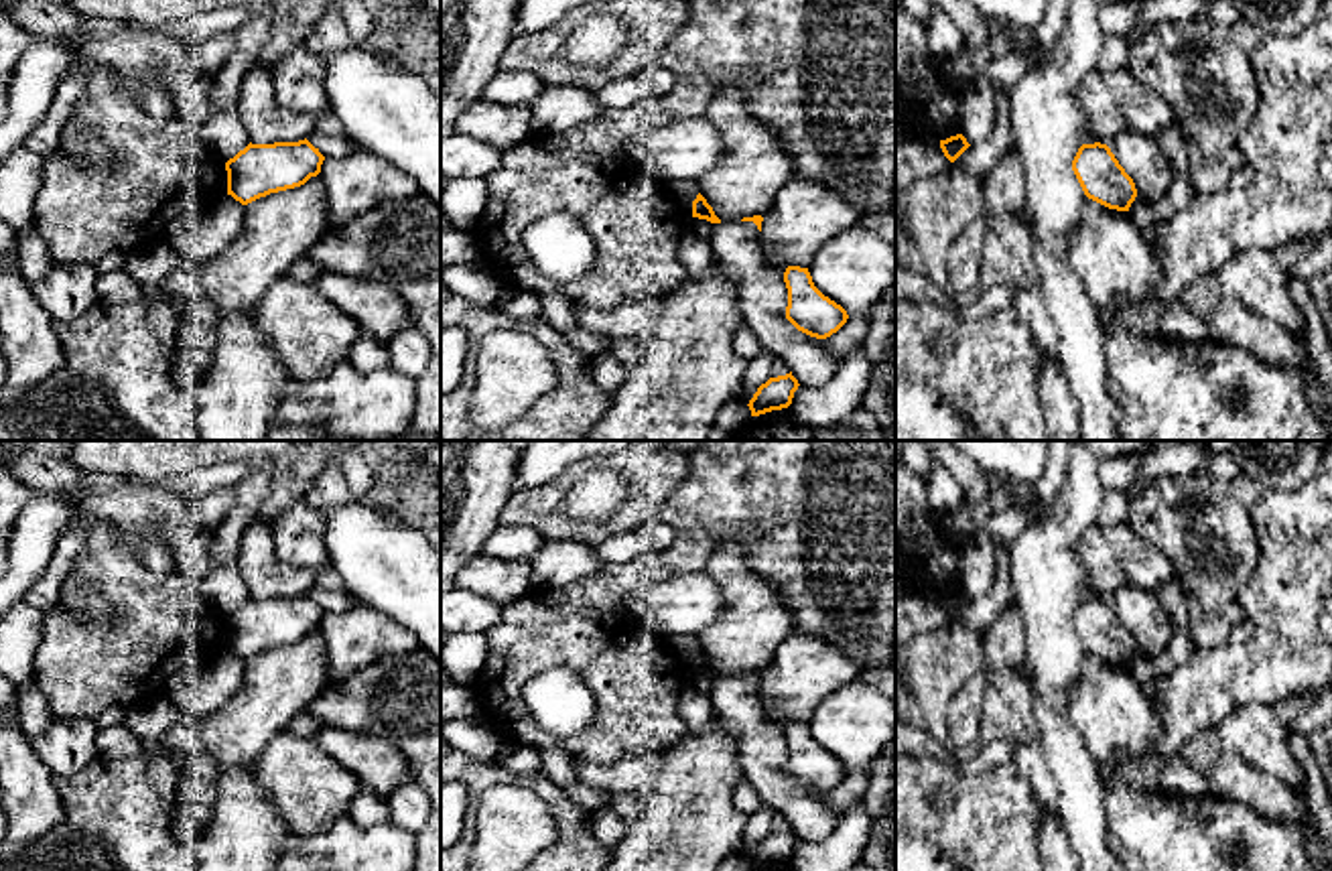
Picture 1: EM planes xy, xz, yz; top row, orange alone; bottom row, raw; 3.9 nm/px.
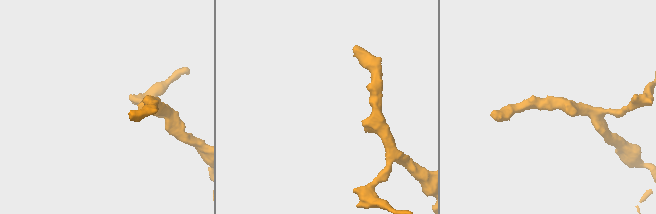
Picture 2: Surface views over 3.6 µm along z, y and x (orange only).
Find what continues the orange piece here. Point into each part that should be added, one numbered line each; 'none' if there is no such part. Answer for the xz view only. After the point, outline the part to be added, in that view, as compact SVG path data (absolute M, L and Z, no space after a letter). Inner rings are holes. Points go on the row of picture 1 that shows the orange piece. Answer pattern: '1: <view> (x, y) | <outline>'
none

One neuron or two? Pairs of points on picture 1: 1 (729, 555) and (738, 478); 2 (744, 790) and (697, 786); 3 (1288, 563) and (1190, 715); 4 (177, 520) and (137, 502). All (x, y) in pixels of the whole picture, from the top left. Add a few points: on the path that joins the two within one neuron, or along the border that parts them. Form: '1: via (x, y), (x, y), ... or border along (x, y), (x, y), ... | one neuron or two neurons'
1: border along (717, 545), (750, 534), (746, 561), (762, 577) | two neurons
2: border along (742, 778), (734, 788), (734, 805), (748, 817) | two neurons
3: via (1290, 601), (1290, 618), (1229, 677) | one neuron
4: via (167, 512), (147, 506) | one neuron

